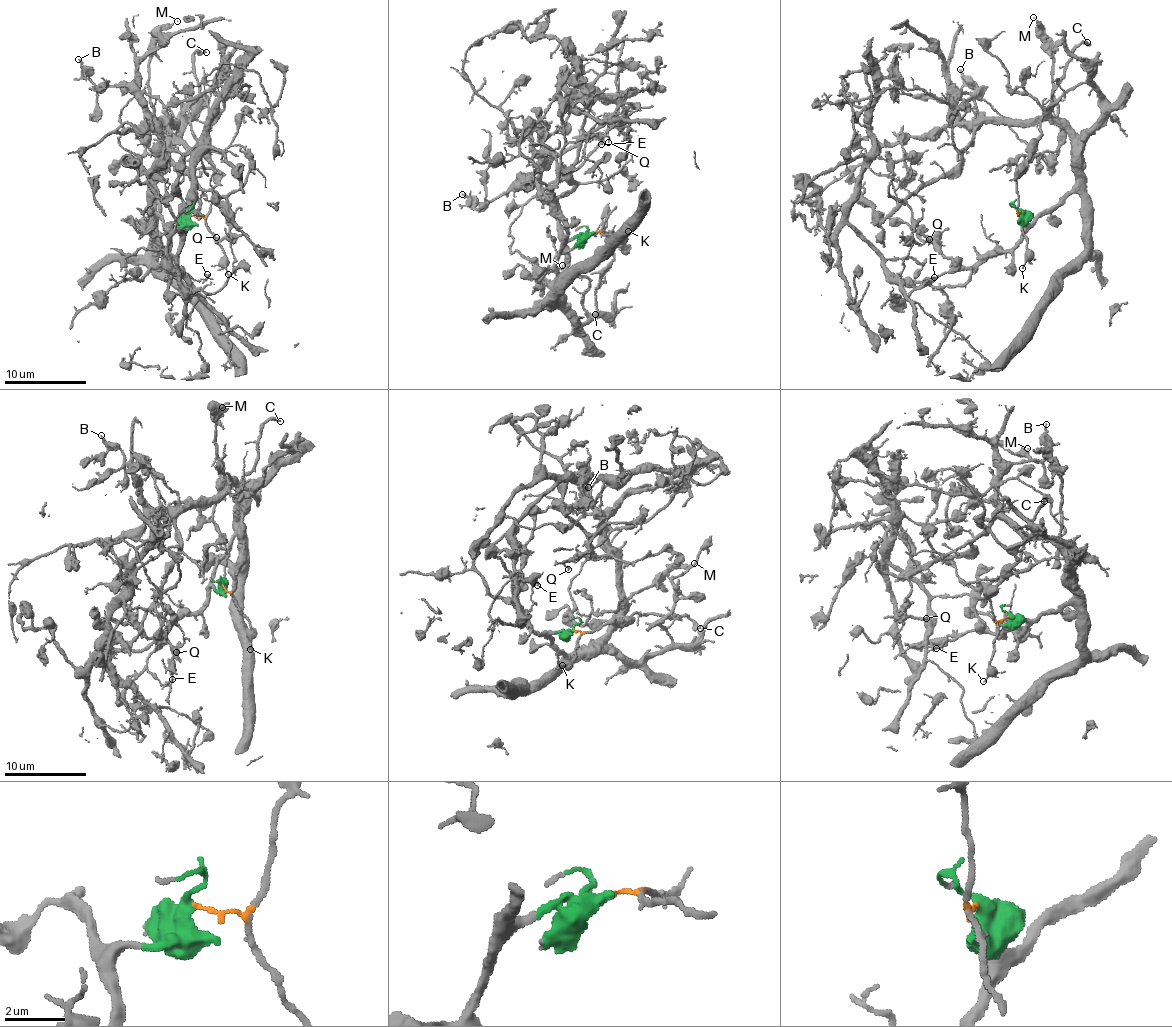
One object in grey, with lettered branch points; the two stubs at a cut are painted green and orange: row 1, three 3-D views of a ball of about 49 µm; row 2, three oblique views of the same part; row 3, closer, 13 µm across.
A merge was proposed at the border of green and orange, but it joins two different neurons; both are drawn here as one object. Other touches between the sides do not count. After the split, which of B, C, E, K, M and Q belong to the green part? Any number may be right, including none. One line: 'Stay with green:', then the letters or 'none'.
Stay with green: B, E, M, Q

